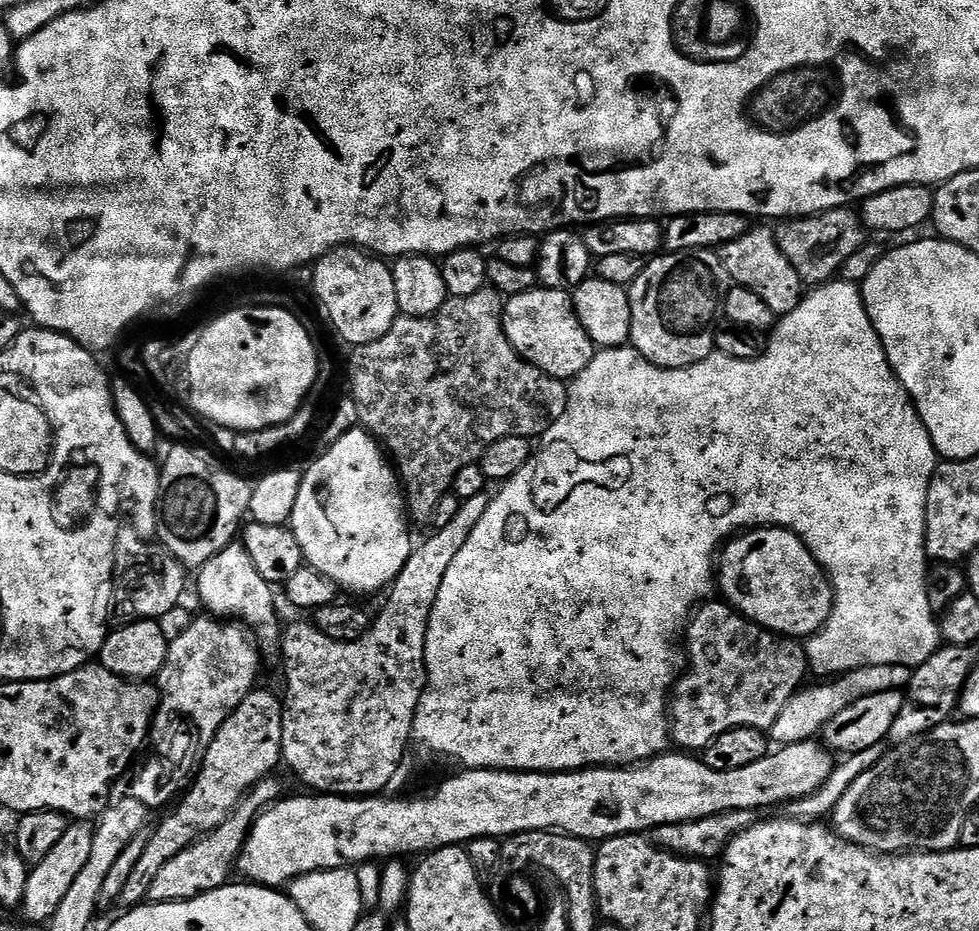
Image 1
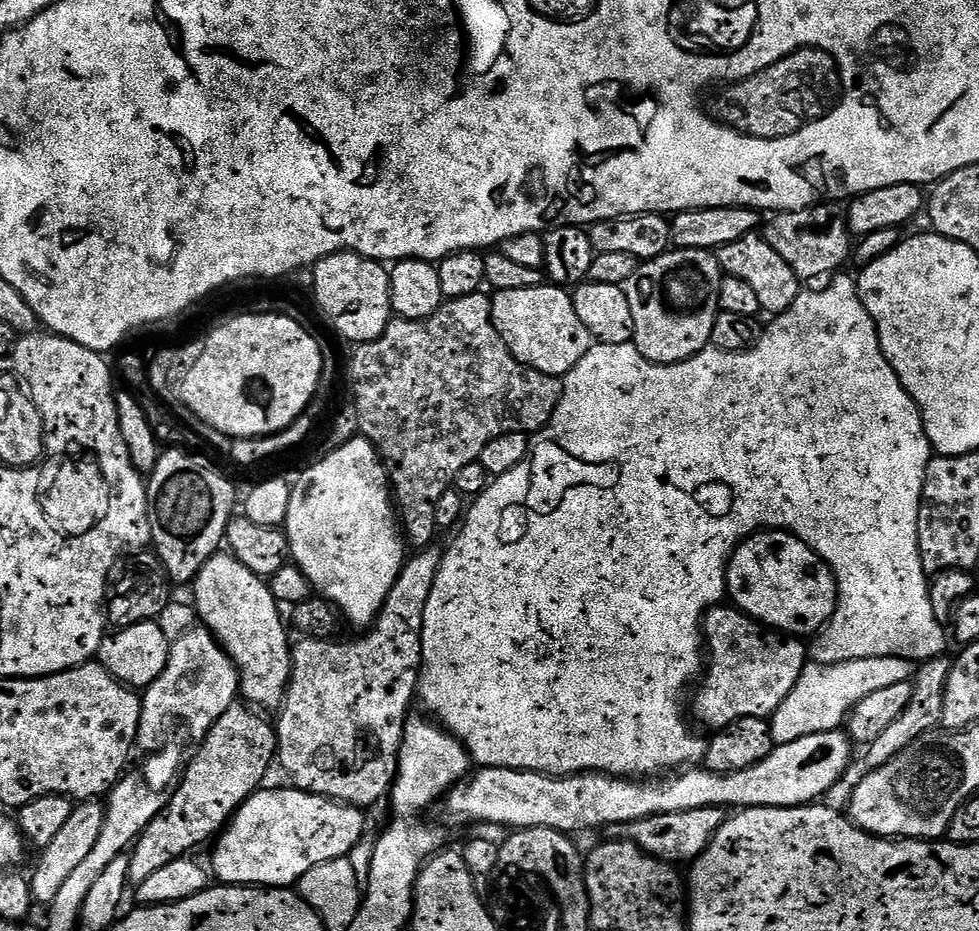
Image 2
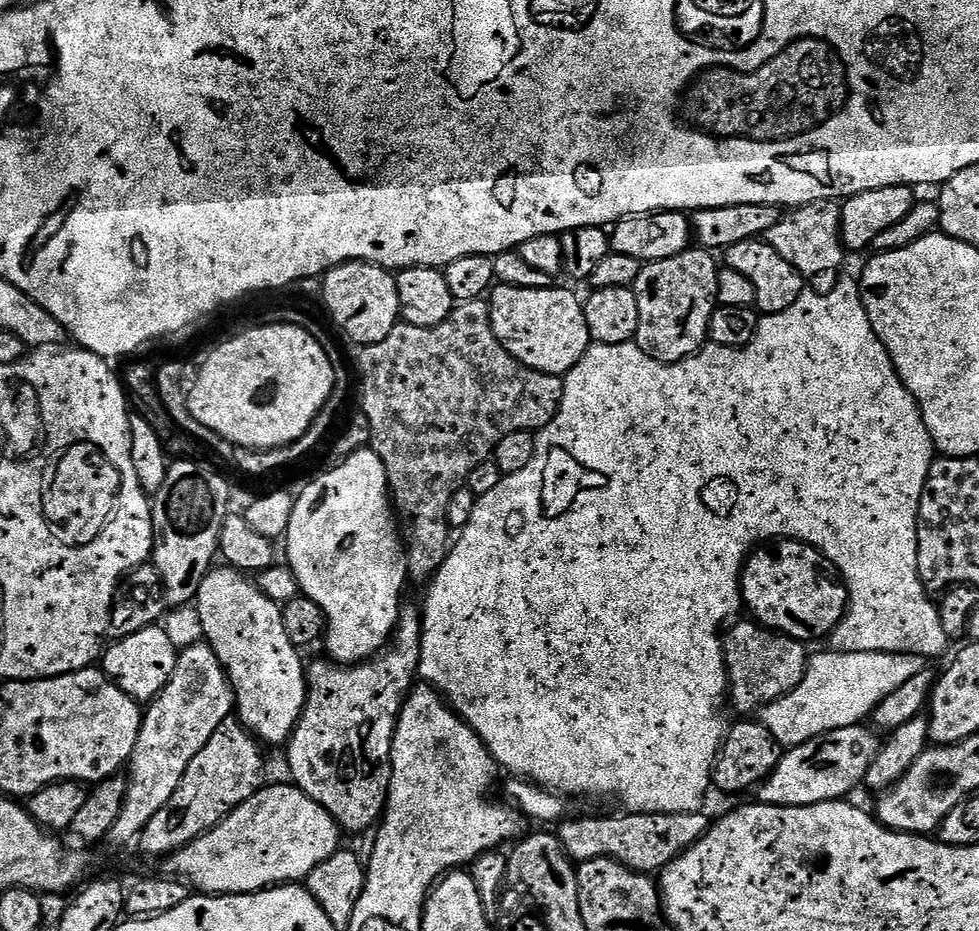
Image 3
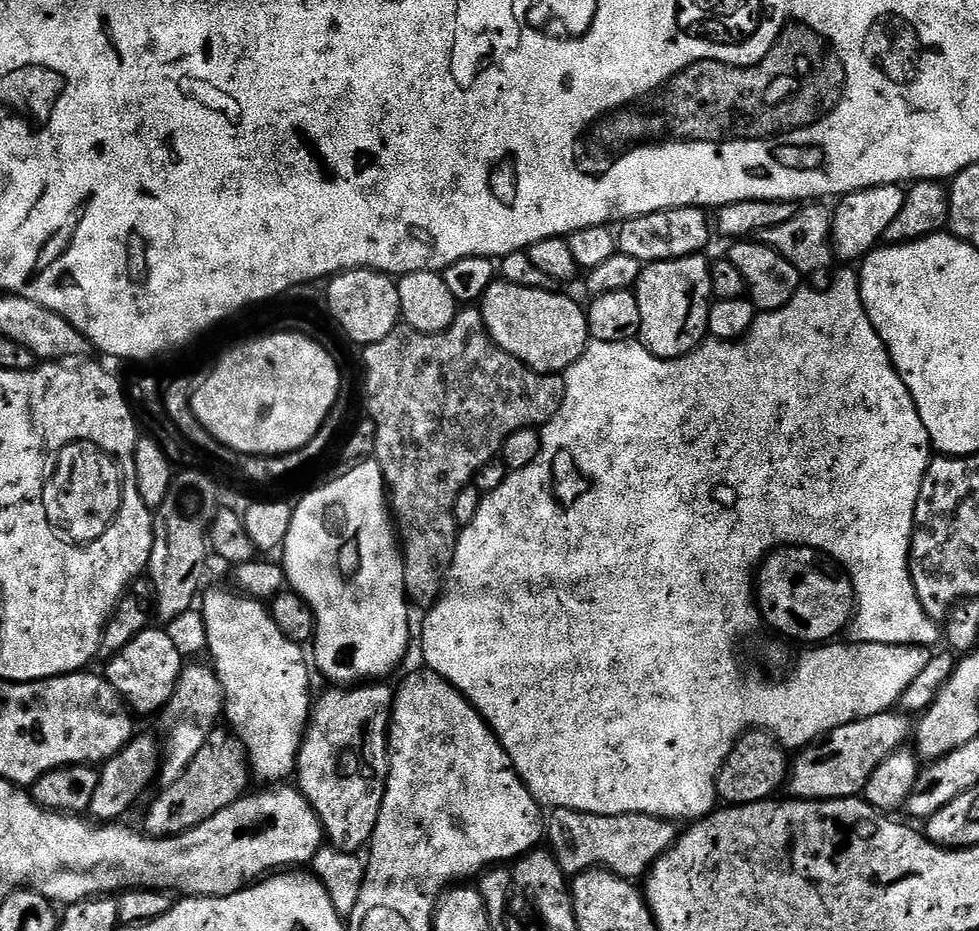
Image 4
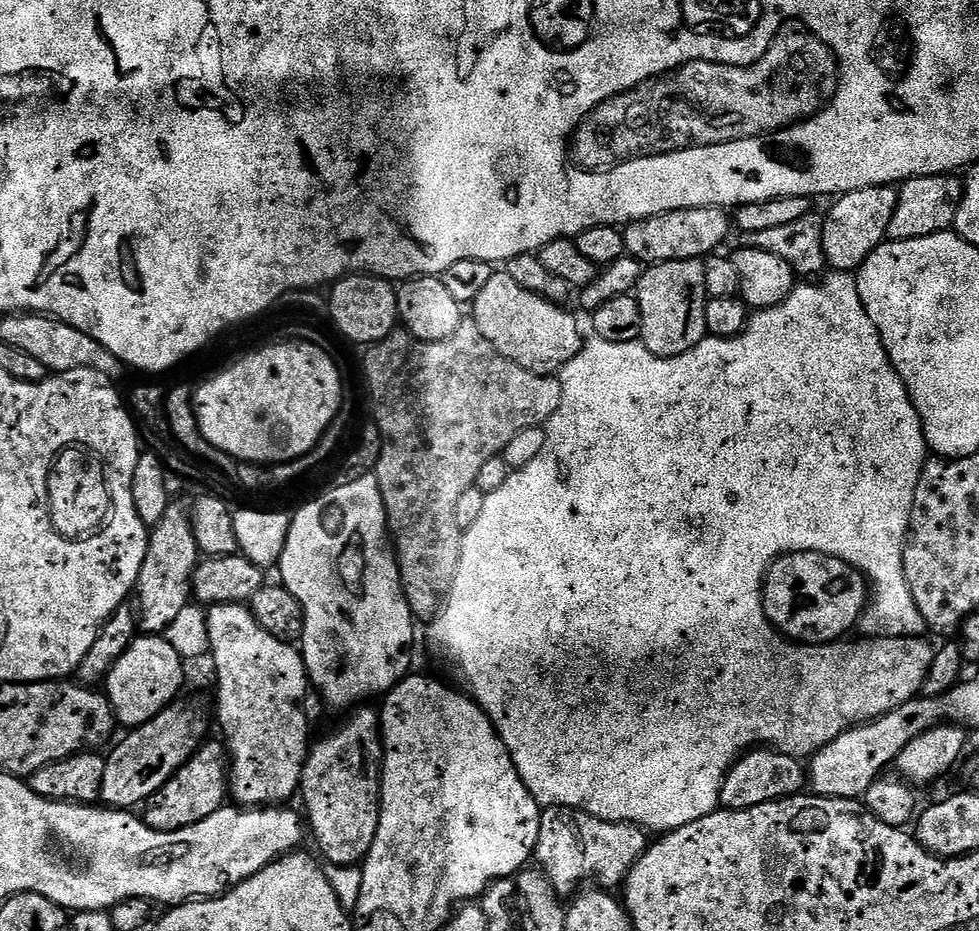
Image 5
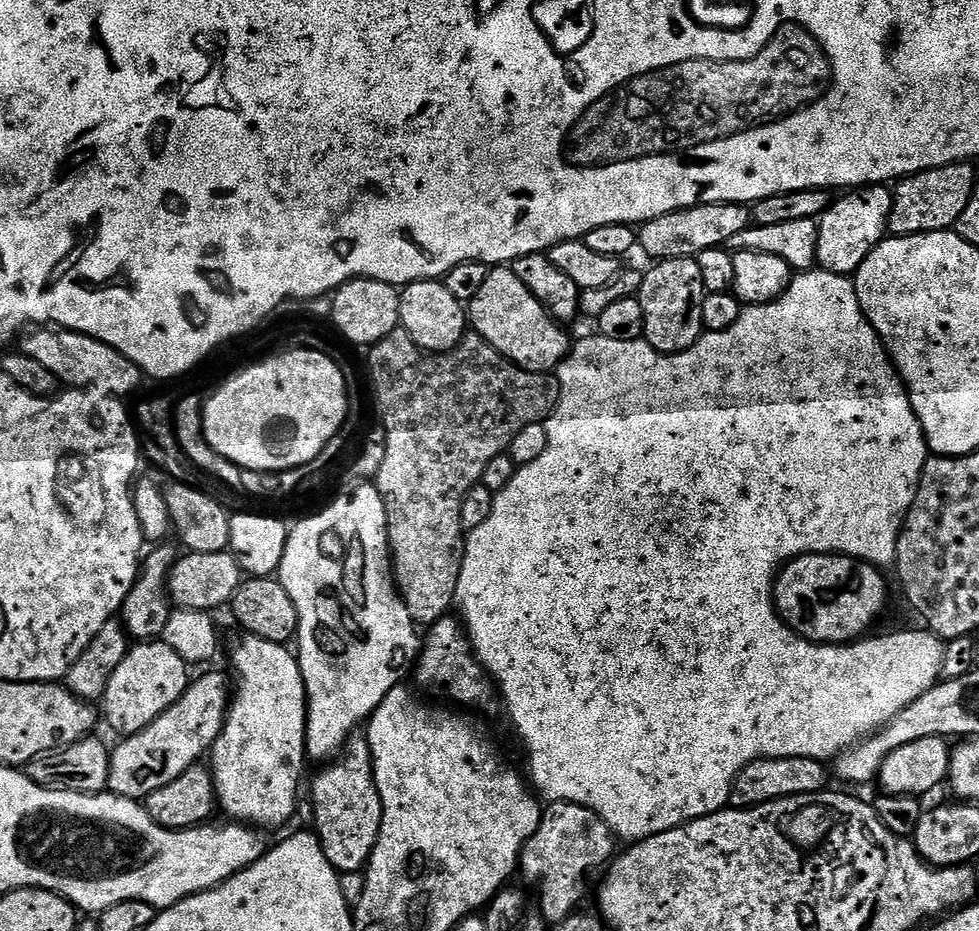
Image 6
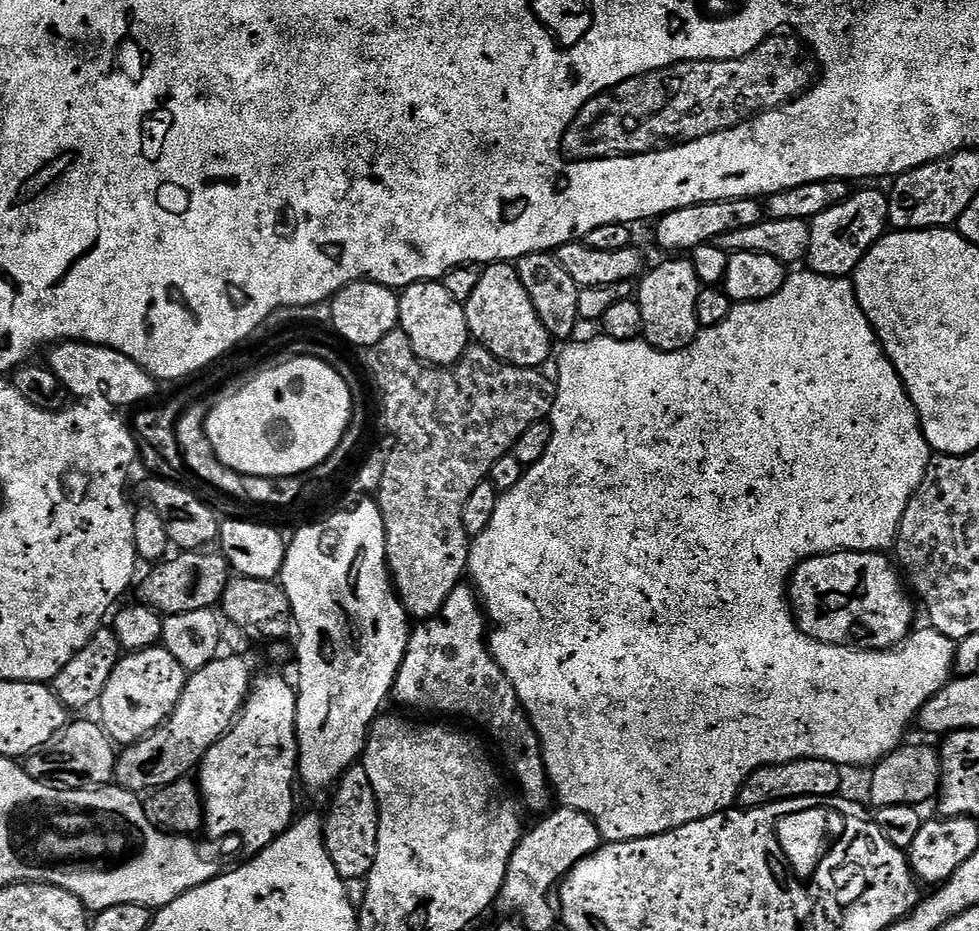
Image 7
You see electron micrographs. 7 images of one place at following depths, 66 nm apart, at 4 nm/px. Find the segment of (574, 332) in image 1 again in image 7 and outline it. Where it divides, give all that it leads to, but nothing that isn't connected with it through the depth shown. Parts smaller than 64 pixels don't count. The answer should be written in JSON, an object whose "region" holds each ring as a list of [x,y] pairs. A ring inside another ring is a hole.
{"region":[[[497,262],[487,265],[481,271],[474,294],[463,301],[463,306],[471,339],[499,360],[519,368],[543,369],[544,363],[551,356],[553,359],[552,335],[546,326],[542,326],[542,318],[538,318],[538,310],[534,310],[534,302],[530,294],[526,294],[522,278],[518,278],[515,263]]]}

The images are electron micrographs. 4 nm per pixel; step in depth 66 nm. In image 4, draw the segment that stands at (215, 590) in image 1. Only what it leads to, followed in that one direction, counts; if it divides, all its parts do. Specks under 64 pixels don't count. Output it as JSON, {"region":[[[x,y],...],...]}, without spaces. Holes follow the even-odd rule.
{"region":[[[205,591],[202,596],[202,611],[204,613],[204,621],[206,622],[206,638],[208,646],[207,655],[212,655],[210,659],[211,667],[214,669],[215,683],[222,686],[224,691],[224,710],[223,715],[226,717],[226,724],[231,731],[235,732],[236,737],[242,742],[242,746],[248,751],[248,767],[251,775],[256,776],[260,780],[265,780],[265,785],[276,786],[287,776],[291,777],[296,771],[296,759],[300,753],[300,744],[304,740],[304,730],[310,719],[310,713],[314,707],[314,696],[308,693],[308,668],[310,672],[310,664],[304,661],[305,649],[299,644],[290,642],[290,638],[286,638],[286,634],[282,634],[282,630],[278,630],[278,624],[274,622],[271,611],[261,601],[252,600],[248,596],[241,594],[239,591],[232,592],[208,592]]]}

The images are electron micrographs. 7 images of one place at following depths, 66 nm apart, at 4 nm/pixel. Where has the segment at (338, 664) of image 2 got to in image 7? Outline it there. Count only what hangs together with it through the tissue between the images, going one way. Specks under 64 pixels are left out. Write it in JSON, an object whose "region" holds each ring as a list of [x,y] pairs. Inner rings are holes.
{"region":[[[353,766],[340,777],[332,794],[332,809],[324,820],[324,845],[345,882],[363,881],[374,866],[378,850],[380,811],[374,786],[370,786],[370,777],[362,766]]]}

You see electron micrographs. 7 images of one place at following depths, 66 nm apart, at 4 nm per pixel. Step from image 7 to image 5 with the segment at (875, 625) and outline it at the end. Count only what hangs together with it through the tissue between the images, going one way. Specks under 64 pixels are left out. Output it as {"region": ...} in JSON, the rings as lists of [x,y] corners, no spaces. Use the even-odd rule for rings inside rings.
{"region":[[[787,552],[785,556],[779,556],[768,568],[768,575],[764,578],[764,609],[768,615],[768,623],[776,625],[777,632],[783,634],[789,641],[802,644],[834,644],[845,639],[844,636],[852,627],[861,623],[865,607],[870,599],[870,585],[864,576],[853,564],[847,564],[845,560],[839,560],[833,556],[827,556],[821,552]]]}

